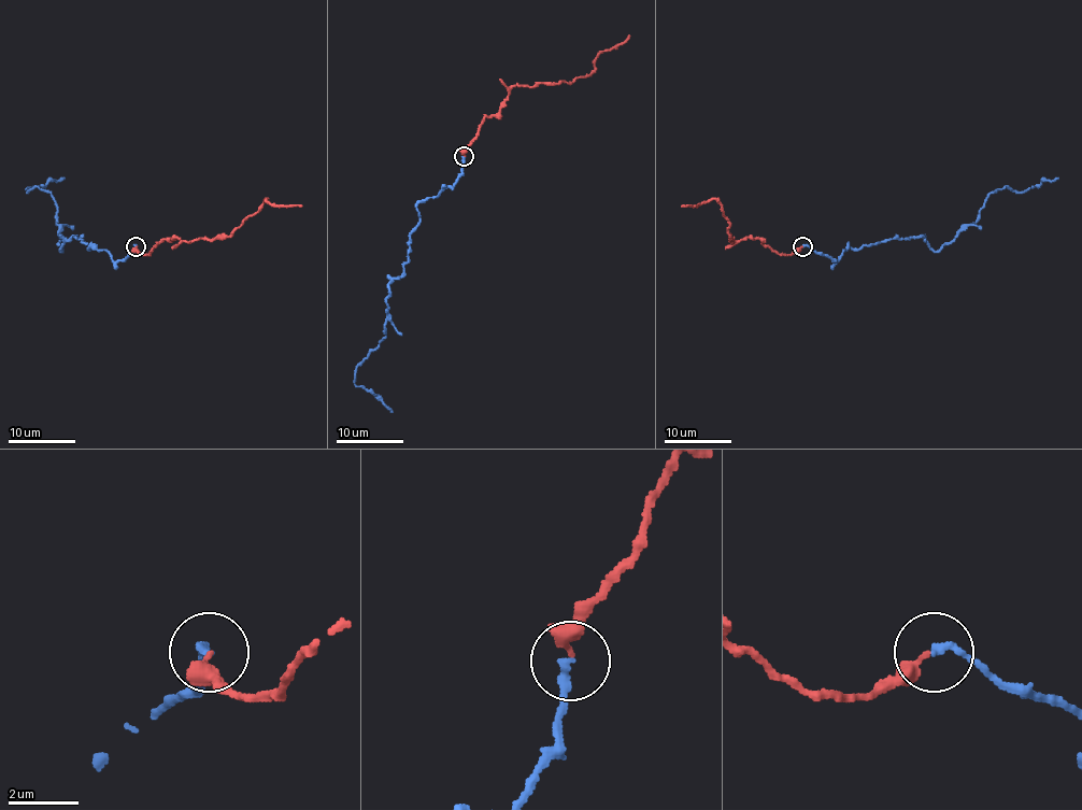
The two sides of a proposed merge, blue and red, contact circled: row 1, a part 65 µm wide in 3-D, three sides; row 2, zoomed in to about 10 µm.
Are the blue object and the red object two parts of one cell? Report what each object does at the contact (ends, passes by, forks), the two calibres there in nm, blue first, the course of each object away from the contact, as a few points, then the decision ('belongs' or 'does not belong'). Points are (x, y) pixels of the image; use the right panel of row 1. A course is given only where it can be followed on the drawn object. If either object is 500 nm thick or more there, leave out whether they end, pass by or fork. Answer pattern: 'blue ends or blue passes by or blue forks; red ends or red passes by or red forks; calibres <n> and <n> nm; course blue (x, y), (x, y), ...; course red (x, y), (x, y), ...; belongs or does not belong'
blue ends; red ends; calibres 240 and 320 nm; course blue (803, 246), (836, 261), (844, 250), (920, 237), (937, 252), (976, 222), (987, 196), (1058, 178); course red (801, 246), (789, 255), (780, 255), (757, 238), (732, 241), (729, 222), (715, 199), (682, 205); belongs

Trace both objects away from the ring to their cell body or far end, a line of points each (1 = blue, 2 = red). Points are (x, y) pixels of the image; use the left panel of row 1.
1: (136, 246), (115, 261), (75, 237), (61, 252), (53, 196), (38, 187), (26, 193), (65, 178)
2: (136, 246), (147, 255), (158, 243), (171, 238), (185, 241), (228, 237), (266, 199), (272, 204), (301, 205)

